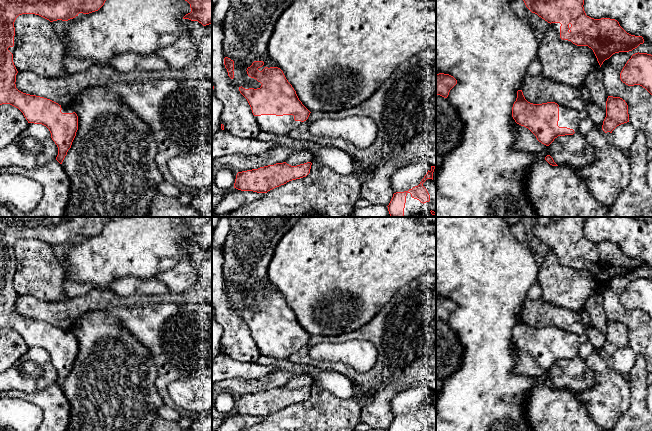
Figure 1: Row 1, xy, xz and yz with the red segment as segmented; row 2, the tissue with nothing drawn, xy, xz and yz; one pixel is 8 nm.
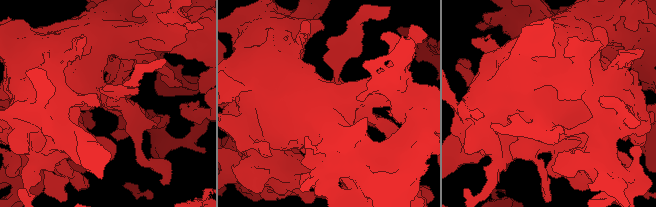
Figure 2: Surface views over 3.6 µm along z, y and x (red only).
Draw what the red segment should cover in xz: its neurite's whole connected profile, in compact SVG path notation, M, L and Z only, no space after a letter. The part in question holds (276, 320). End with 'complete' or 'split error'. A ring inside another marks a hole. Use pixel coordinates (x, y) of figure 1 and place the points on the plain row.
M225 281L224 289L228 300L247 323L262 357L287 359L308 343L311 336L299 324L280 292L265 291L259 295L264 286L254 285L246 294L249 301L262 308L254 313L248 309L241 287Z; split error

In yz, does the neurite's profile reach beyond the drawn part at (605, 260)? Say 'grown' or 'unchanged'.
grown

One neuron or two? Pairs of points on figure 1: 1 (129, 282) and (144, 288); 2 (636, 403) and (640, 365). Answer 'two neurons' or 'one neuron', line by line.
1: one neuron
2: one neuron

